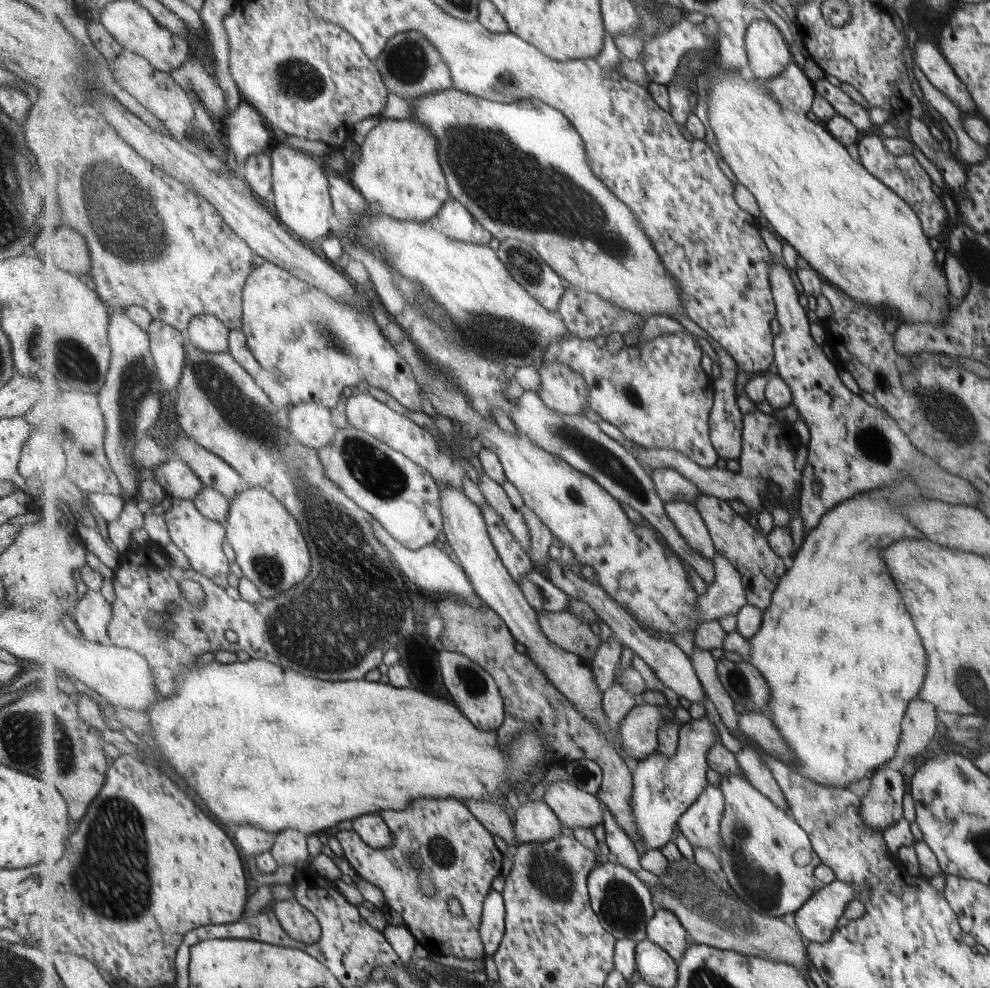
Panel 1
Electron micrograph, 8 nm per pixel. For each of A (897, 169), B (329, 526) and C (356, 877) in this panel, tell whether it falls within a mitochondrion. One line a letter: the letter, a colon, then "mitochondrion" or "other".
A: mitochondrion
B: mitochondrion
C: other

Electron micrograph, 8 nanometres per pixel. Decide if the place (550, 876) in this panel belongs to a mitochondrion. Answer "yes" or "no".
yes

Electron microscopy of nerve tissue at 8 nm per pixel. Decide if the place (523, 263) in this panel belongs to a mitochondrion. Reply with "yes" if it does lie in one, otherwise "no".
yes

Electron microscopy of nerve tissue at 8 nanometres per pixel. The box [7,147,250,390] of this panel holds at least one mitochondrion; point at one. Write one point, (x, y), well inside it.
(71, 362)

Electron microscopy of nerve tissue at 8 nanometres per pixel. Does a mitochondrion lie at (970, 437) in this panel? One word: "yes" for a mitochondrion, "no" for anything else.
yes

